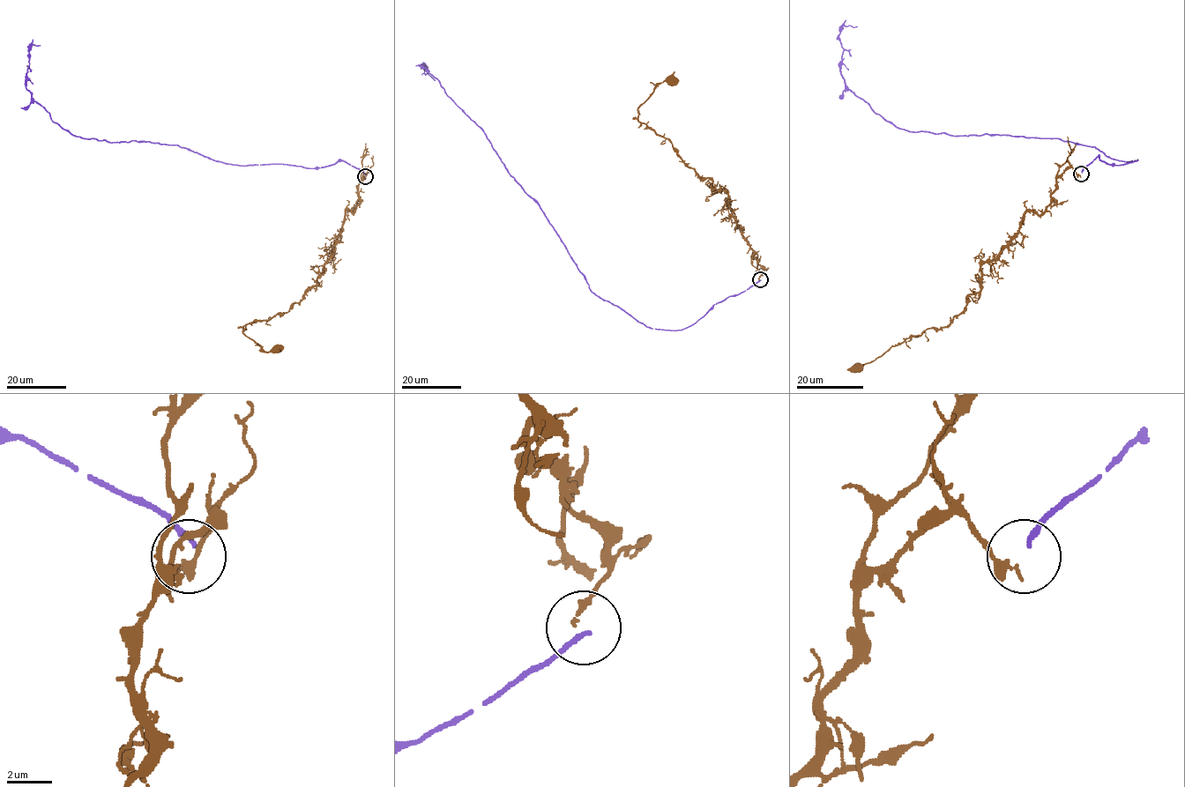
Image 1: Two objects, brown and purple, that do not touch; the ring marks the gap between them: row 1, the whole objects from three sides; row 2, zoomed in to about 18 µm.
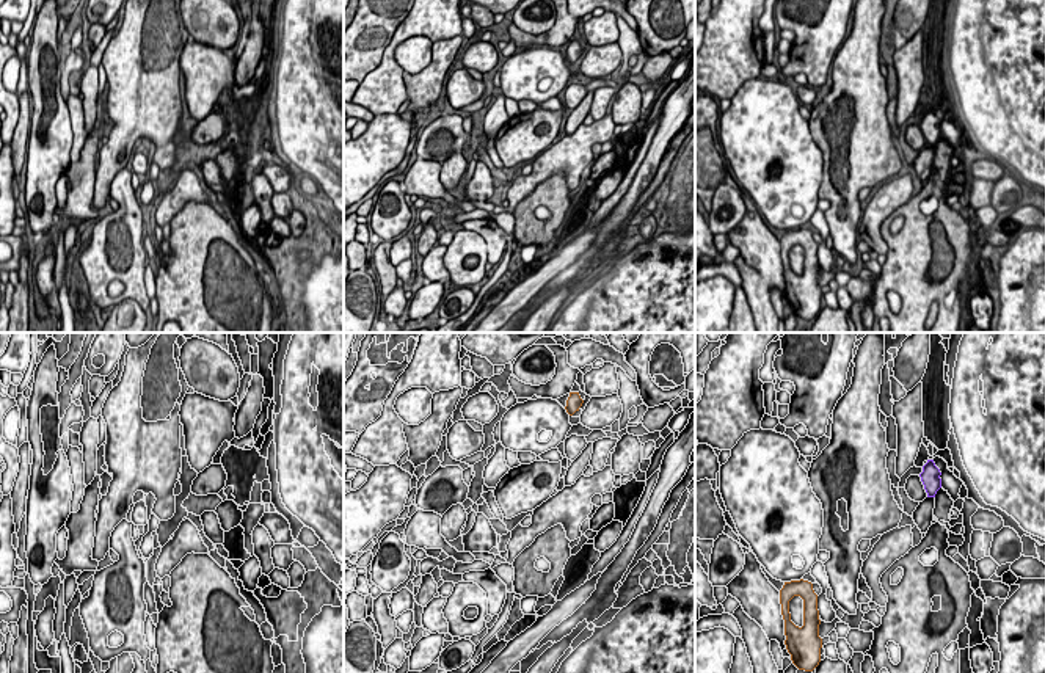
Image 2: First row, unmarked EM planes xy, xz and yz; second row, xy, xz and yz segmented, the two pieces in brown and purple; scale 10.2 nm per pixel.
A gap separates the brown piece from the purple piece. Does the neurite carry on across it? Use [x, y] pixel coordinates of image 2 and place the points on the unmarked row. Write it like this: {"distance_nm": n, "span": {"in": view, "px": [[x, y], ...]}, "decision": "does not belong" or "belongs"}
{"distance_nm": 1500, "span": {"in": "yz", "px": [[811, 232], [928, 145]]}, "decision": "does not belong"}

